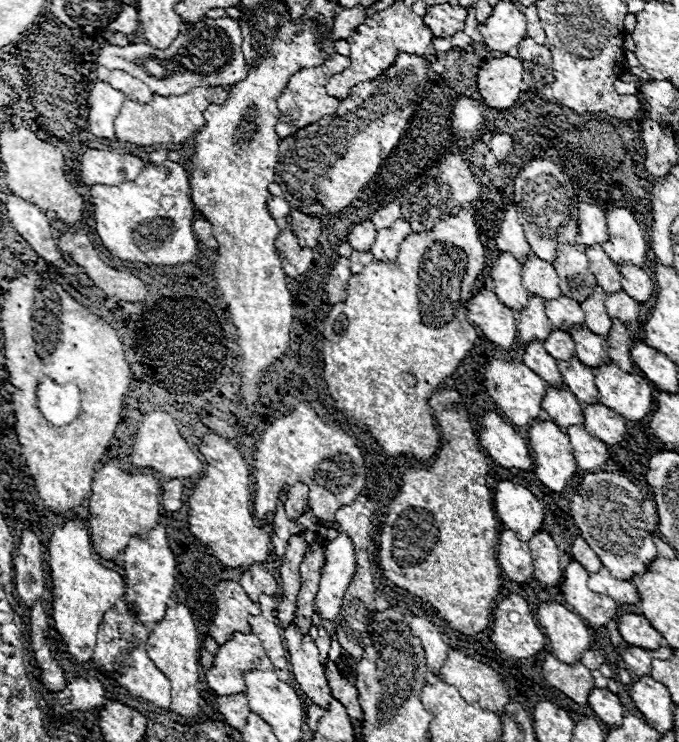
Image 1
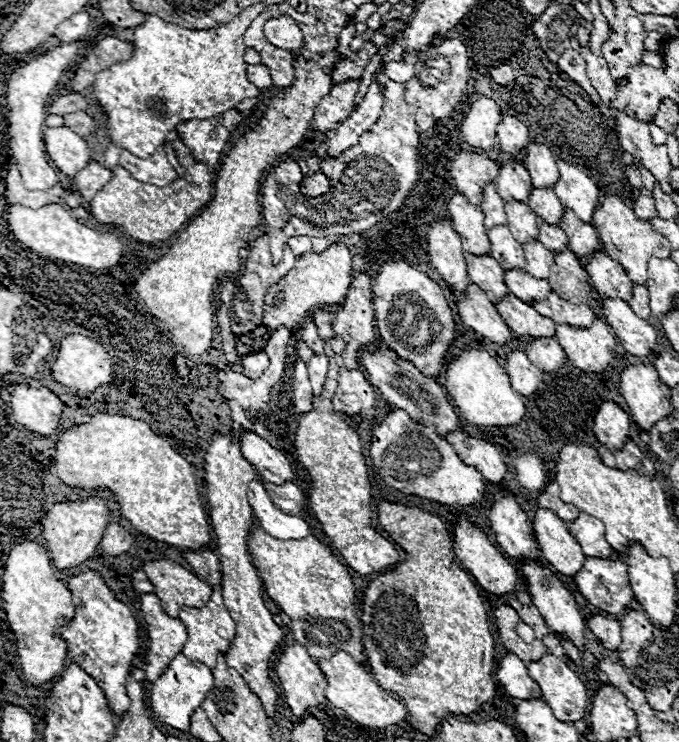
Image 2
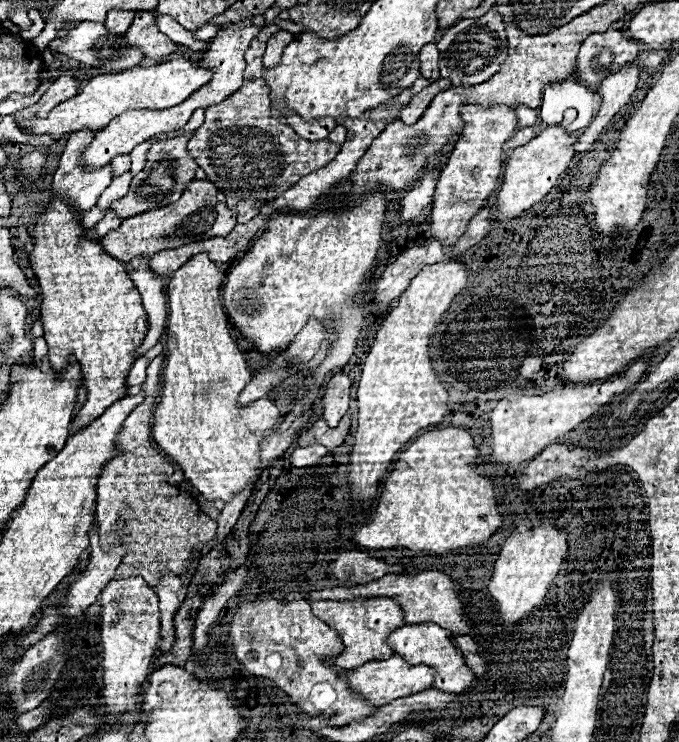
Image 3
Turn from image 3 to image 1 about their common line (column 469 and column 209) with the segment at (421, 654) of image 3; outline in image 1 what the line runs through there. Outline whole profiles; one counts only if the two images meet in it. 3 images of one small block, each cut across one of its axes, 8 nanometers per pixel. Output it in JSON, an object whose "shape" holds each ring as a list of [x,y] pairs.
{"shape":[[[234,632],[226,644],[220,644],[212,668],[204,670],[210,690],[216,694],[242,694],[244,670],[272,670],[260,640],[254,634]]]}

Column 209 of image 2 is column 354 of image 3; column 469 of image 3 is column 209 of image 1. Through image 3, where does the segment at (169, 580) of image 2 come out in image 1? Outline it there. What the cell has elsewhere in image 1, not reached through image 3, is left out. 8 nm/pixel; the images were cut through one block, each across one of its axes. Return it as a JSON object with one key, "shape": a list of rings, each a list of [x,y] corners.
{"shape":[[[222,580],[214,588],[214,600],[216,600],[216,612],[212,622],[208,624],[208,634],[218,642],[224,644],[232,632],[250,632],[248,616],[258,614],[256,602],[248,598],[248,594],[242,590],[242,586],[232,580]]]}

